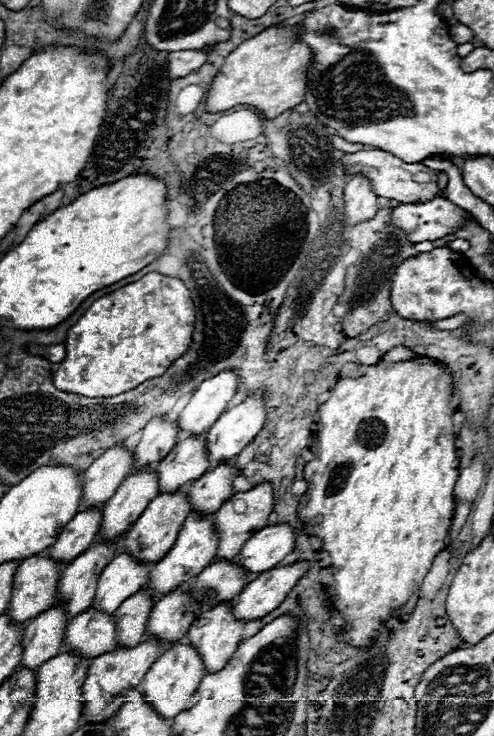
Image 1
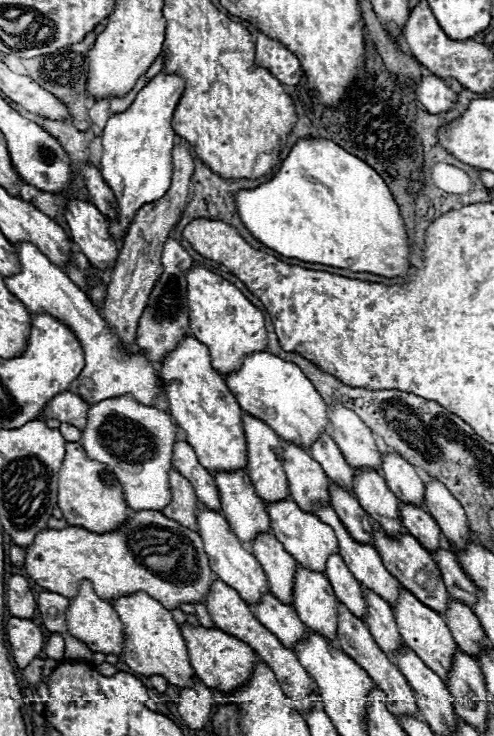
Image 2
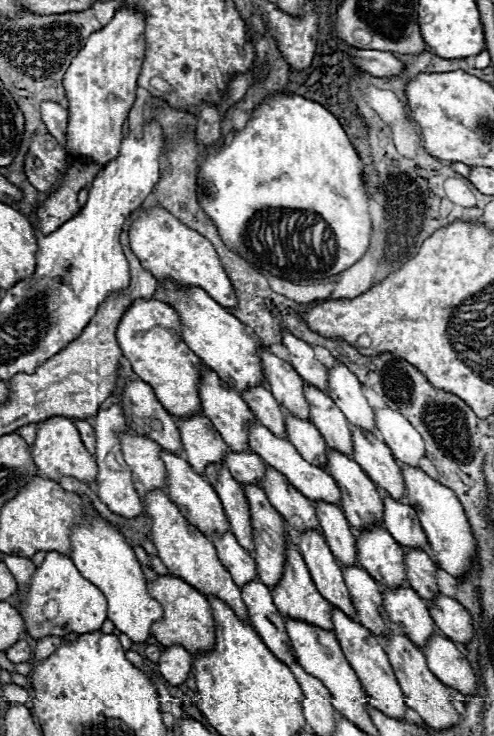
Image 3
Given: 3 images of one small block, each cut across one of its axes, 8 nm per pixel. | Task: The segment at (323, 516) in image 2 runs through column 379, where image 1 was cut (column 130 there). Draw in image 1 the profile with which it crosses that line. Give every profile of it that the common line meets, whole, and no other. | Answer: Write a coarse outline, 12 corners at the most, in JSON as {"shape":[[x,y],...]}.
{"shape":[[118,554],[100,574],[94,604],[114,612],[148,582],[150,564]]}

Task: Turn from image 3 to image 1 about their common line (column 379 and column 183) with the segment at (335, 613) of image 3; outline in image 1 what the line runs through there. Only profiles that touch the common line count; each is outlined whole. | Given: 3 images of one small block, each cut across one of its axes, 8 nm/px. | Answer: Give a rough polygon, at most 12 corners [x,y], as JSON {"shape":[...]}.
{"shape":[[178,640],[138,690],[158,714],[192,706],[204,676],[192,644]]}

